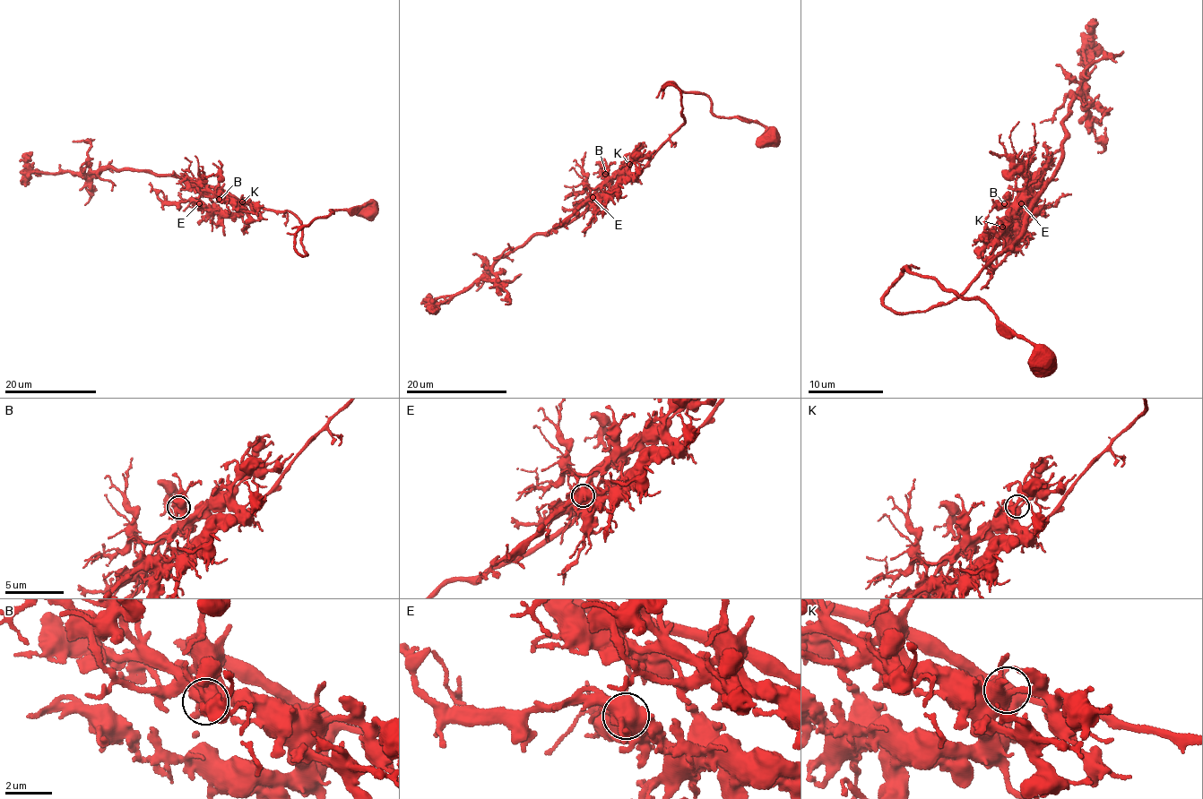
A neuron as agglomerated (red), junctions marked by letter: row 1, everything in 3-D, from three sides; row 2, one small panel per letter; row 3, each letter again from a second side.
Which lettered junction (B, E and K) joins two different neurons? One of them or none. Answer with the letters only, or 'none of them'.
none of them

